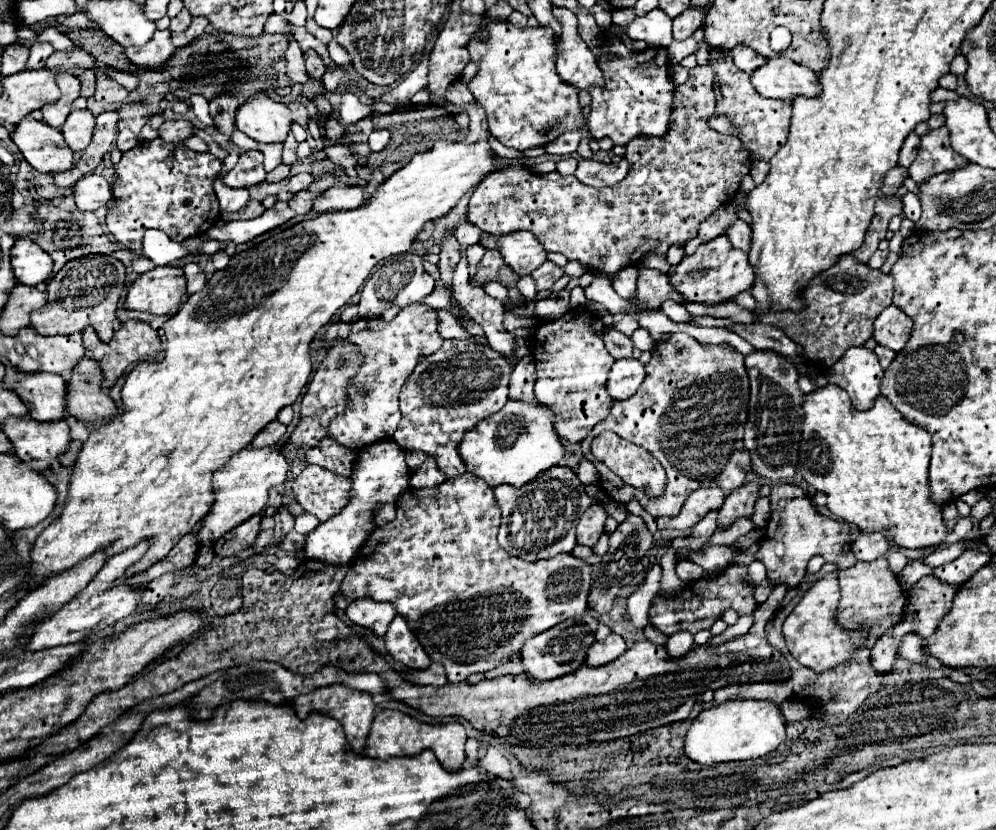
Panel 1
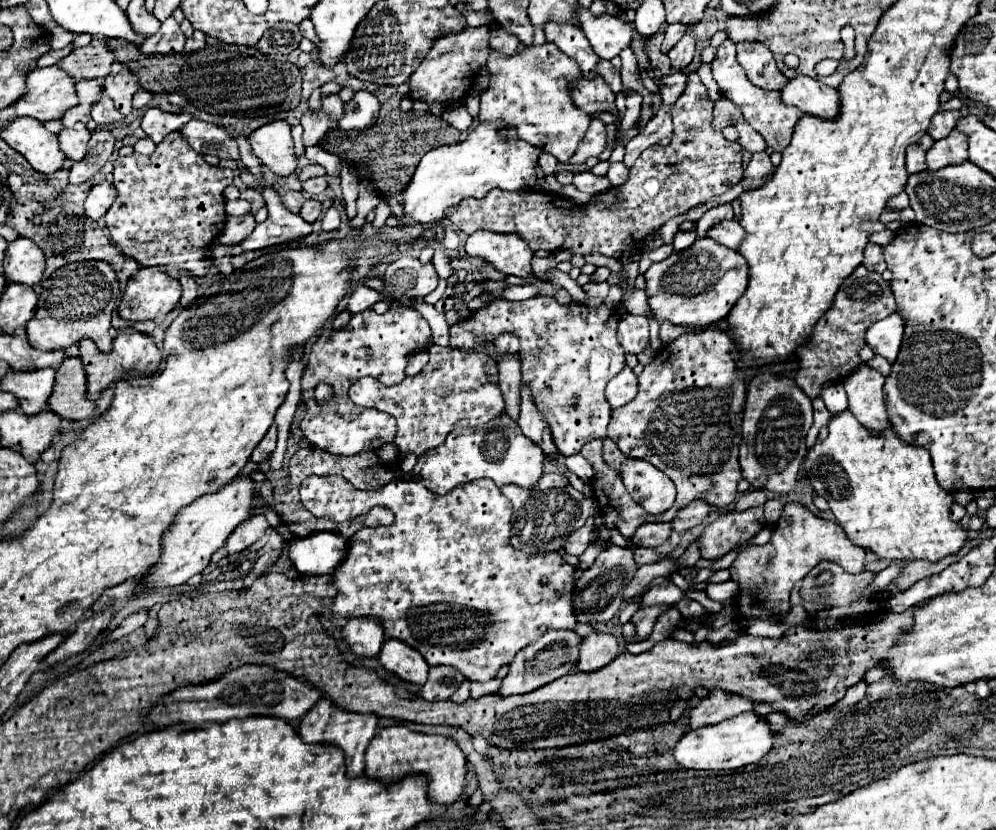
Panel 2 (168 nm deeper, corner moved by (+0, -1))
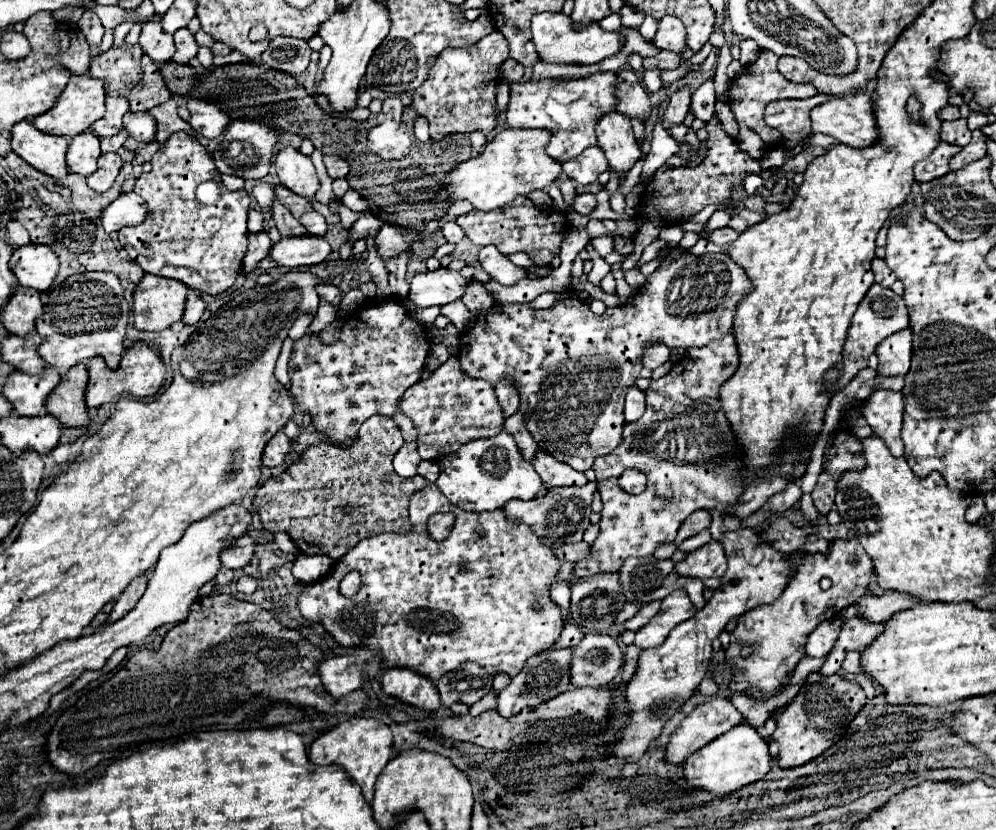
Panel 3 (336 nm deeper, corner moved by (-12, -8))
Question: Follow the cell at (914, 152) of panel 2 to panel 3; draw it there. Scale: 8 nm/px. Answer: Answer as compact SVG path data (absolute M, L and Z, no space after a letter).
M942 142L940 146L936 146L936 150L934 150L928 158L916 162L916 166L914 166L916 180L918 180L918 182L930 182L930 180L934 180L934 178L940 178L940 176L948 174L948 172L950 172L948 160L950 160L958 150L960 150L958 146L952 146L952 144L946 144L946 142Z

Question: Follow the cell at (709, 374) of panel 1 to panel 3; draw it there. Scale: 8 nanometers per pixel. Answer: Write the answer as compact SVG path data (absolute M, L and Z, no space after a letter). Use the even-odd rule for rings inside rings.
M732 334L724 336L722 340L714 340L704 348L688 348L686 354L672 366L672 370L660 378L652 380L650 388L646 390L646 412L640 420L628 422L624 426L620 446L606 454L598 456L592 464L596 472L598 490L602 496L602 520L600 520L600 534L592 544L592 556L588 560L576 562L576 576L588 576L598 572L618 572L622 562L630 556L650 556L654 554L660 542L672 542L678 534L682 522L696 510L718 510L722 514L732 508L744 492L744 476L746 476L746 462L742 448L732 432L732 426L720 406L720 386L732 378L740 364L736 340ZM626 468L636 468L646 474L648 484L646 490L640 494L628 494L620 488L618 478Z

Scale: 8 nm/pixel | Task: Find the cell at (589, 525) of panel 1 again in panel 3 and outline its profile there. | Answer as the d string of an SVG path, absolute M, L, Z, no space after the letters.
M578 542L578 544L568 544L564 548L556 548L554 554L556 558L560 558L562 562L566 560L572 560L572 562L578 562L578 560L586 560L592 552L592 544L588 542Z

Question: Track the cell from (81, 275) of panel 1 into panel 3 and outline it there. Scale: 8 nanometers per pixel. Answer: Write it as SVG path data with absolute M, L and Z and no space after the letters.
M82 272L48 290L44 314L36 320L42 338L38 354L56 368L72 368L88 358L102 356L108 368L116 368L125 352L124 339L130 308L120 280L112 272Z

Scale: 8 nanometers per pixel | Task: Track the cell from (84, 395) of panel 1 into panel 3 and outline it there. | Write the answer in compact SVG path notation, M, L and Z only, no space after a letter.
M76 364L64 372L56 392L48 398L48 412L56 416L62 422L62 426L86 428L90 424L84 400L86 384L88 384L88 368L84 364Z

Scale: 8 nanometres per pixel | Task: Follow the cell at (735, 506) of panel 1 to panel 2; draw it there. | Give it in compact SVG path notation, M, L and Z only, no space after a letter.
M762 507L718 515L698 537L700 557L716 561L732 549L748 543L764 525L766 517Z

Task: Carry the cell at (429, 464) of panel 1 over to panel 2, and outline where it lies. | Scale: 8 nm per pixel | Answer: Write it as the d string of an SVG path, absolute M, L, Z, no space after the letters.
M498 415L488 425L482 427L460 427L454 429L446 441L418 457L412 477L426 485L428 491L436 495L446 495L456 485L464 485L482 477L492 479L498 487L514 483L520 487L532 487L542 477L548 459L542 449L522 435L516 421L508 415Z

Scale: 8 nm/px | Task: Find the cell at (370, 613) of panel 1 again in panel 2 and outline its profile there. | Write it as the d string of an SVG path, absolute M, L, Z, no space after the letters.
M350 619L342 629L342 639L356 657L376 657L384 643L382 623L376 619Z

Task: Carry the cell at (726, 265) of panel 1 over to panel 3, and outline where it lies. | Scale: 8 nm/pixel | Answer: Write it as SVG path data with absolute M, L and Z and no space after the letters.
M672 248L674 262L668 268L658 268L634 298L616 308L606 308L602 316L594 314L568 292L558 294L558 302L546 310L536 310L528 304L494 306L486 314L480 314L466 334L460 336L458 358L464 372L490 380L490 384L496 384L500 378L514 380L524 422L538 446L576 470L588 470L596 456L612 452L622 440L622 428L626 424L622 414L624 390L634 386L642 370L644 348L654 340L670 348L706 346L712 340L720 340L732 332L738 302L752 292L748 274L738 268L728 254L708 252L702 256L678 256L678 252L680 250Z

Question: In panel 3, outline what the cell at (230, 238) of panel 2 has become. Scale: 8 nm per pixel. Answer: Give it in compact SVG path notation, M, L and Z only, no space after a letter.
M268 232L248 234L248 250L246 250L246 256L244 256L244 274L252 272L258 266L258 262L262 258L266 258L270 244L272 242L270 242Z

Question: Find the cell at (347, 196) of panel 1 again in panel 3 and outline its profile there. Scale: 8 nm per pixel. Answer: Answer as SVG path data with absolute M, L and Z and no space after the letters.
M310 212L306 216L300 218L300 224L310 232L310 234L316 234L316 236L324 236L326 234L326 220L320 212Z

